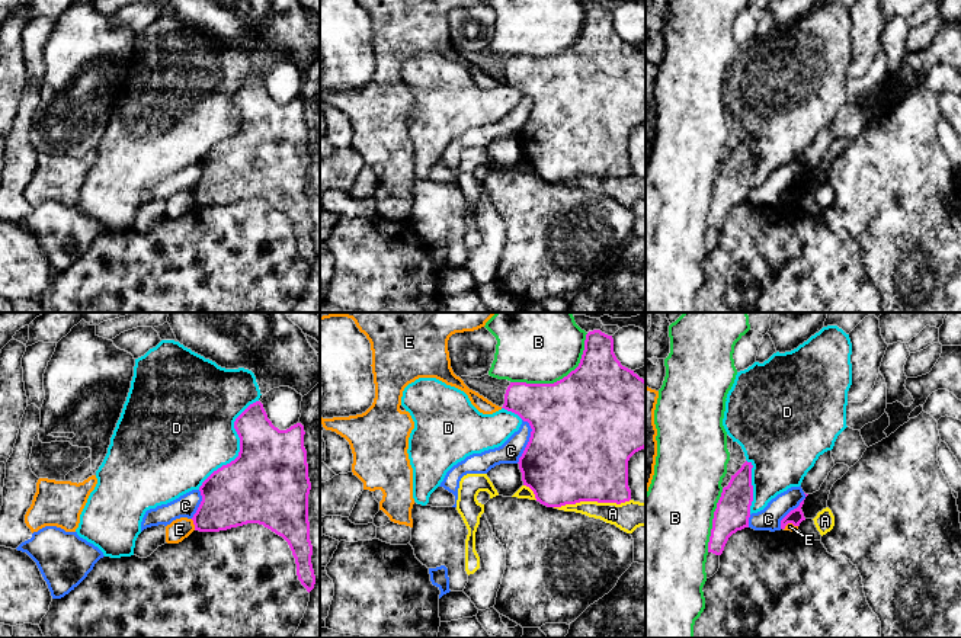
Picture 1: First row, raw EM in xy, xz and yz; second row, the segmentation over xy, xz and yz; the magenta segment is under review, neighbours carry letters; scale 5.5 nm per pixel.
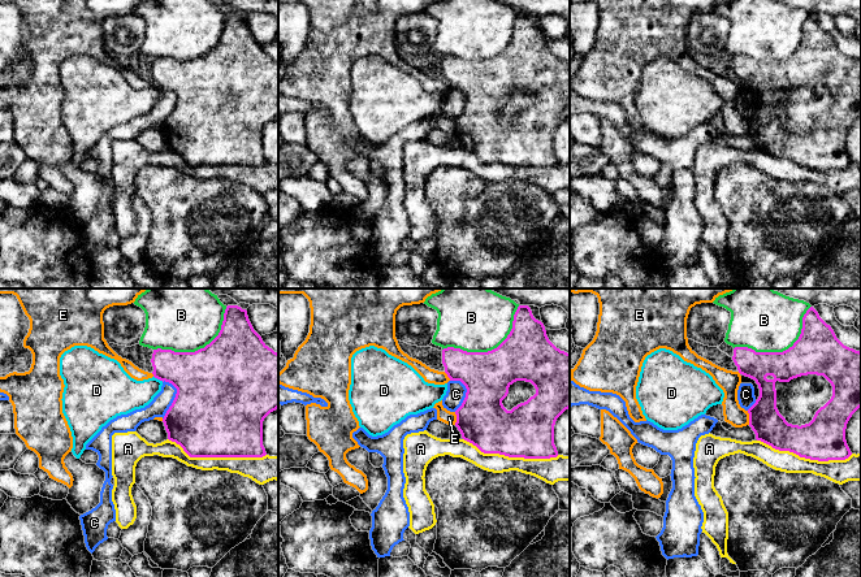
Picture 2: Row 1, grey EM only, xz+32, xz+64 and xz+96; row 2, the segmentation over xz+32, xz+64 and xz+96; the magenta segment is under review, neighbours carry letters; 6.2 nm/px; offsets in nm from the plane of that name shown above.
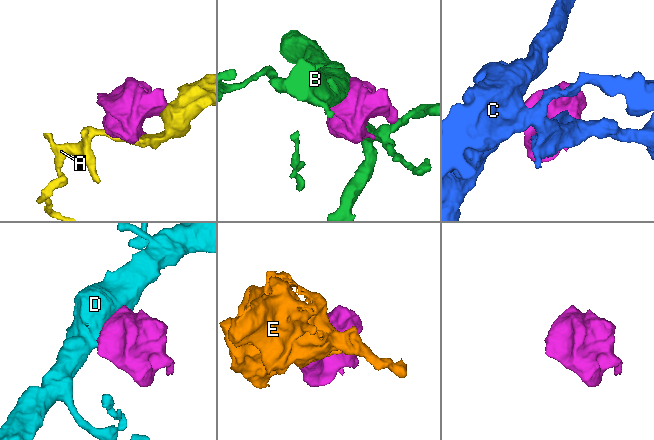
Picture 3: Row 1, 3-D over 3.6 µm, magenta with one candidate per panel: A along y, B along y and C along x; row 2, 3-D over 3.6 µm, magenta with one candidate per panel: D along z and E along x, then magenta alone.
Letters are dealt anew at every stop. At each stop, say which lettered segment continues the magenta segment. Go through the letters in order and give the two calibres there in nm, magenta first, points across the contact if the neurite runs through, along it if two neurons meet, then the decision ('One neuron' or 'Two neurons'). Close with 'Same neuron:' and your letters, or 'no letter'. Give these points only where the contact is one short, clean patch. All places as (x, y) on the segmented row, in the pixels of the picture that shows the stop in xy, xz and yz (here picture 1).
A: Thickness 500 nm (magenta) against 160 nm. Two neurons
B: Thickness 500 nm (magenta) against 460 nm. Two neurons
C: Thickness 500 nm (magenta) against 120 nm. Boundary: xz (522, 419), (528, 423), (531, 436), (516, 462). Two neurons
D: Thickness 440 nm (magenta) against 420 nm. Two neurons
E: Thickness 320 nm (magenta) against 120 nm. Two neurons
Same neuron: no letter

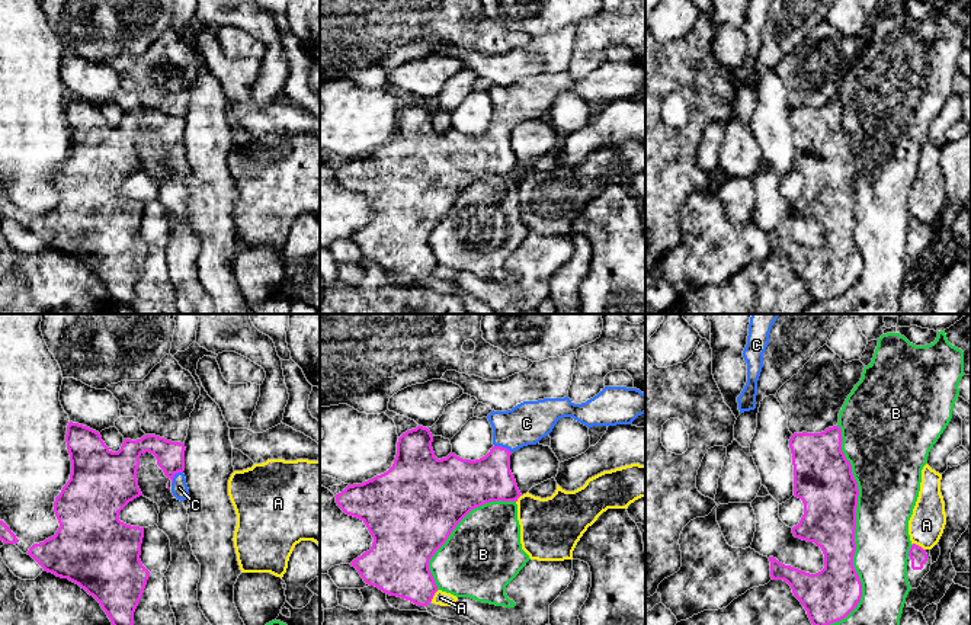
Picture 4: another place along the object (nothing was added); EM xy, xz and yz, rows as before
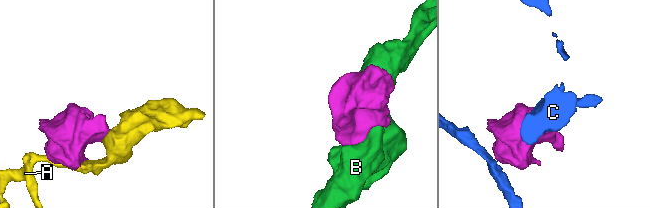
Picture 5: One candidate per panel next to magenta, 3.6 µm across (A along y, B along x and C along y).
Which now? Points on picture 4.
A: Thickness 90 nm (magenta) against 200 nm. Two neurons
B: Thickness 300 nm (magenta) against 320 nm. Two neurons
C: Thickness 160 nm (magenta) against 90 nm. Path across: xy (170, 455), (173, 476), (179, 487). One neuron
Same neuron: C

